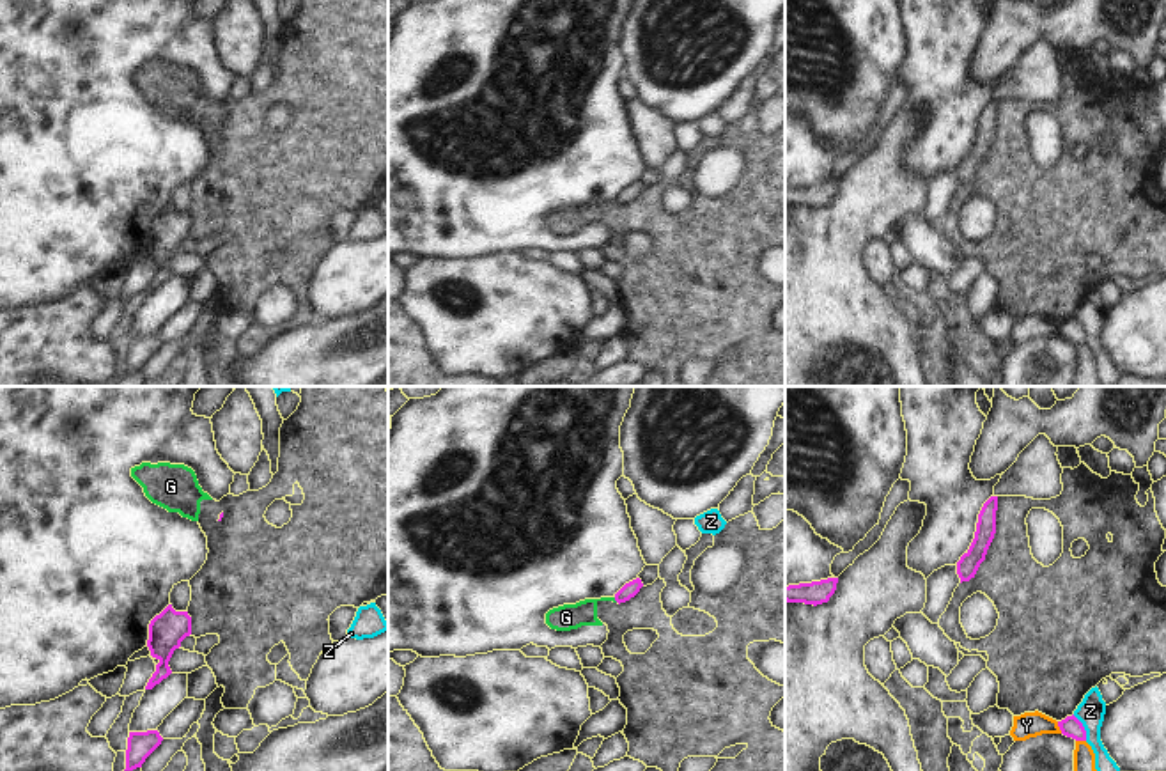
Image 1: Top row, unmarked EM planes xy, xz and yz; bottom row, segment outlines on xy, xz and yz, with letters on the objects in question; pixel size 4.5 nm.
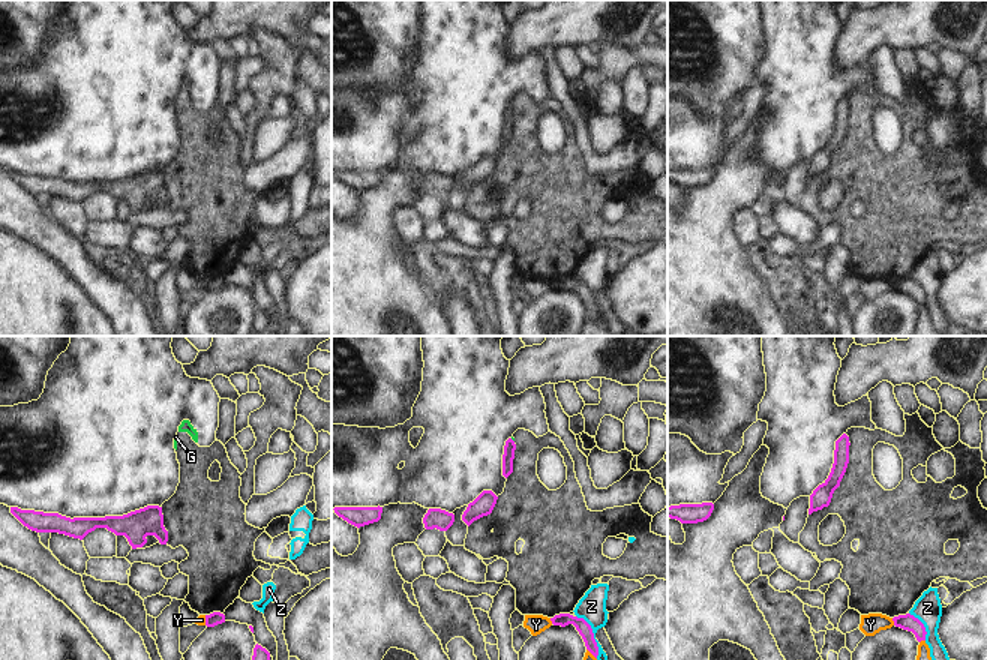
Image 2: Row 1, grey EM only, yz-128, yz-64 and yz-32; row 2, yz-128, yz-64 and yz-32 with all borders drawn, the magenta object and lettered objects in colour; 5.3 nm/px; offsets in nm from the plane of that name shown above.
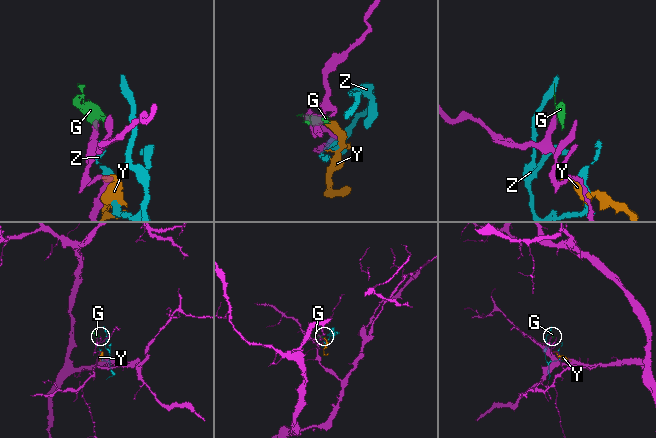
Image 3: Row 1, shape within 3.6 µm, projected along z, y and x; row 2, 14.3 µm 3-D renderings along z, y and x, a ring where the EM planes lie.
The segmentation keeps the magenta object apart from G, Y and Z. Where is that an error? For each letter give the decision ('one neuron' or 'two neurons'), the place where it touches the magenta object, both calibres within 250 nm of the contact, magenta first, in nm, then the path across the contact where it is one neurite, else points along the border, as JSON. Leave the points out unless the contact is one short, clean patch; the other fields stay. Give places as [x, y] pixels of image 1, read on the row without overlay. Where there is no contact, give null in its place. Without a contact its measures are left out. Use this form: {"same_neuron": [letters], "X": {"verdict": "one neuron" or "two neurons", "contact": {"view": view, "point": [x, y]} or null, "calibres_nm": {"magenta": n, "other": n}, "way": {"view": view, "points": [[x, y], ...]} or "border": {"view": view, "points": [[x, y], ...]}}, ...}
{"same_neuron": [], "G": {"verdict": "two neurons", "contact": {"view": "xz", "point": [615, 202]}, "calibres_nm": {"magenta": 70, "other": 120}, "border": {"view": "xz", "points": [[614, 201], [617, 204]]}}, "Y": {"verdict": "two neurons", "contact": {"view": "yz", "point": [1058, 328]}, "calibres_nm": {"magenta": 90, "other": 120}}, "Z": {"verdict": "two neurons", "contact": {"view": "yz", "point": [1083, 330]}, "calibres_nm": {"magenta": 90, "other": 120}, "border": {"view": "yz", "points": [[1072, 318], [1081, 327], [1087, 342]]}}}

